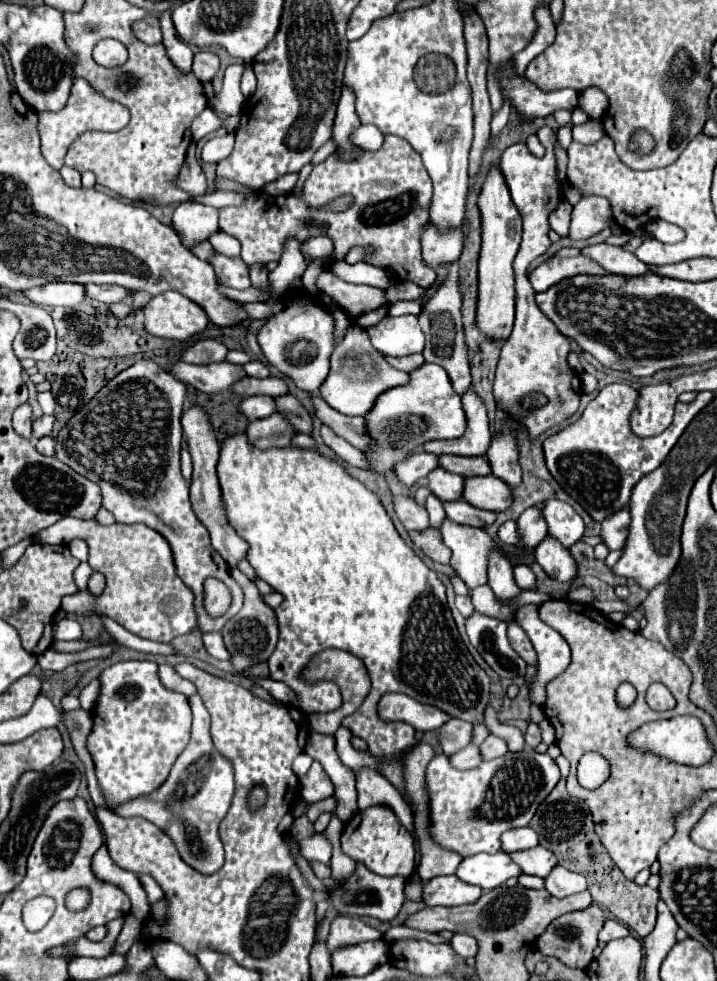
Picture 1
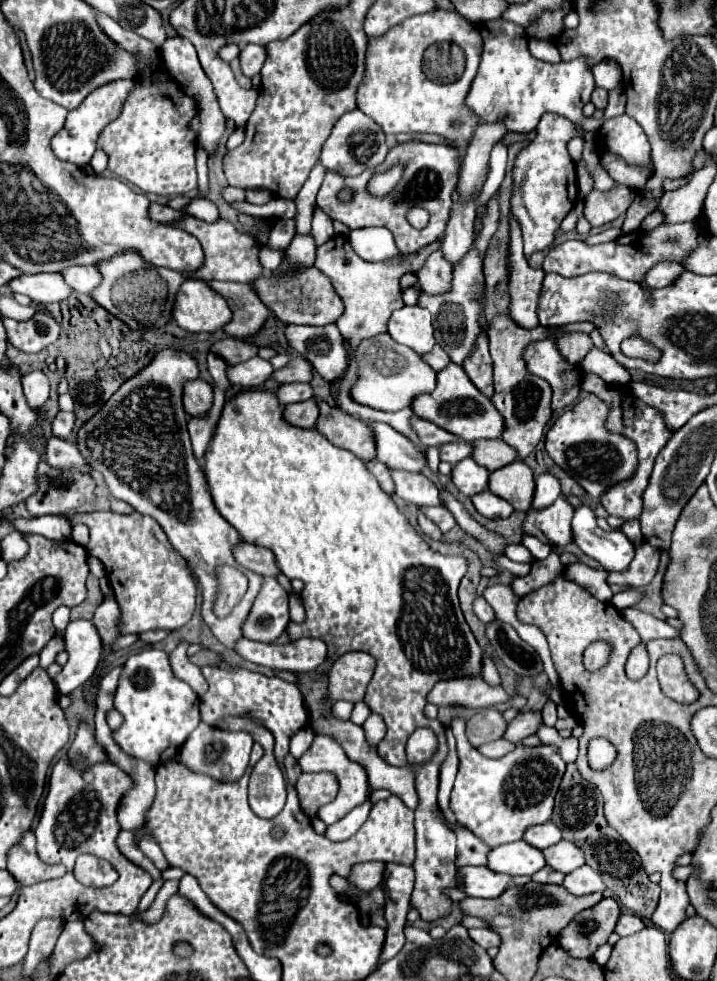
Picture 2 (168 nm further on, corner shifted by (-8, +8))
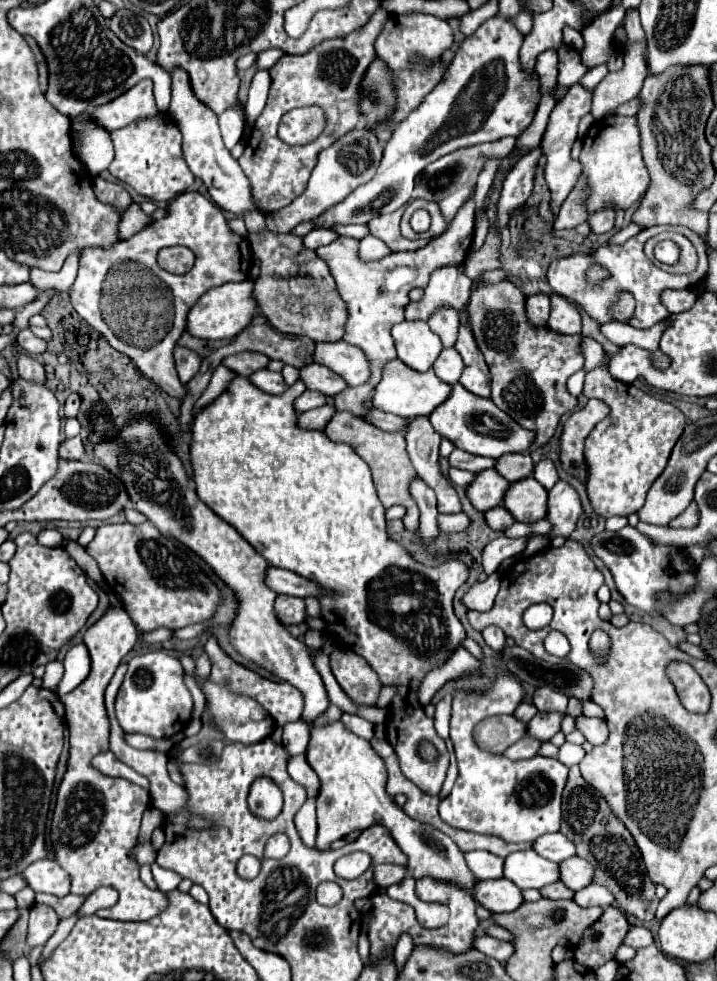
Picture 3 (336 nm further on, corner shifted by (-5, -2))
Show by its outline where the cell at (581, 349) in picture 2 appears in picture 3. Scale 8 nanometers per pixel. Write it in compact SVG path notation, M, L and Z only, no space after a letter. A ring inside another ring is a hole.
M480 280L472 286L468 326L490 366L492 402L518 420L520 426L534 430L538 434L534 450L540 448L556 432L562 414L574 412L578 404L578 398L568 392L566 380L584 368L580 334L564 336L546 326L534 328L526 316L526 296L508 280L494 284Z

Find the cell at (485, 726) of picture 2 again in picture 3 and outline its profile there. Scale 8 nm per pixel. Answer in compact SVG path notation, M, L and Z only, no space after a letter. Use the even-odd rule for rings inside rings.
M510 714L510 716L498 716L498 726L490 722L482 724L480 730L476 732L476 742L478 746L482 746L482 750L502 754L524 734L526 734L526 724Z

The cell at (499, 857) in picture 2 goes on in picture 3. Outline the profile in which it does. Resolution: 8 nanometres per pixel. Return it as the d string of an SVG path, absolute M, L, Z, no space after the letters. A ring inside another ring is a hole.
M524 850L524 852L514 852L506 860L506 878L512 880L518 888L536 888L540 890L542 886L554 884L560 880L560 870L558 862L546 860L534 850Z

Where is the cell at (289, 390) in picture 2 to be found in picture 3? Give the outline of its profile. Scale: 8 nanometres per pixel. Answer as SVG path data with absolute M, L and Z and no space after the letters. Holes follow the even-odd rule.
M306 390L300 398L296 398L294 402L294 408L296 412L308 412L312 408L318 408L318 406L324 406L326 404L326 396L320 394L320 392L314 392L314 390Z

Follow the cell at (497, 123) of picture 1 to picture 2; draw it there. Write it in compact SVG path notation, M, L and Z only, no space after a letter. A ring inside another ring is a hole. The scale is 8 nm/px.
M499 140L499 142L493 146L489 164L491 164L491 172L489 172L487 182L485 182L485 186L483 186L481 202L487 202L487 200L495 194L495 190L499 188L499 184L501 184L501 180L503 180L503 176L505 176L505 166L507 166L507 146L505 146L503 140Z

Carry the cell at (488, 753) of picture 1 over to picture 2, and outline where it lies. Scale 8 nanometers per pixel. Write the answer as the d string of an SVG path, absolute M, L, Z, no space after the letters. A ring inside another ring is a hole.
M525 712L525 714L517 714L517 718L513 722L509 722L503 738L509 740L511 744L519 744L525 736L535 734L535 730L541 724L541 712Z

